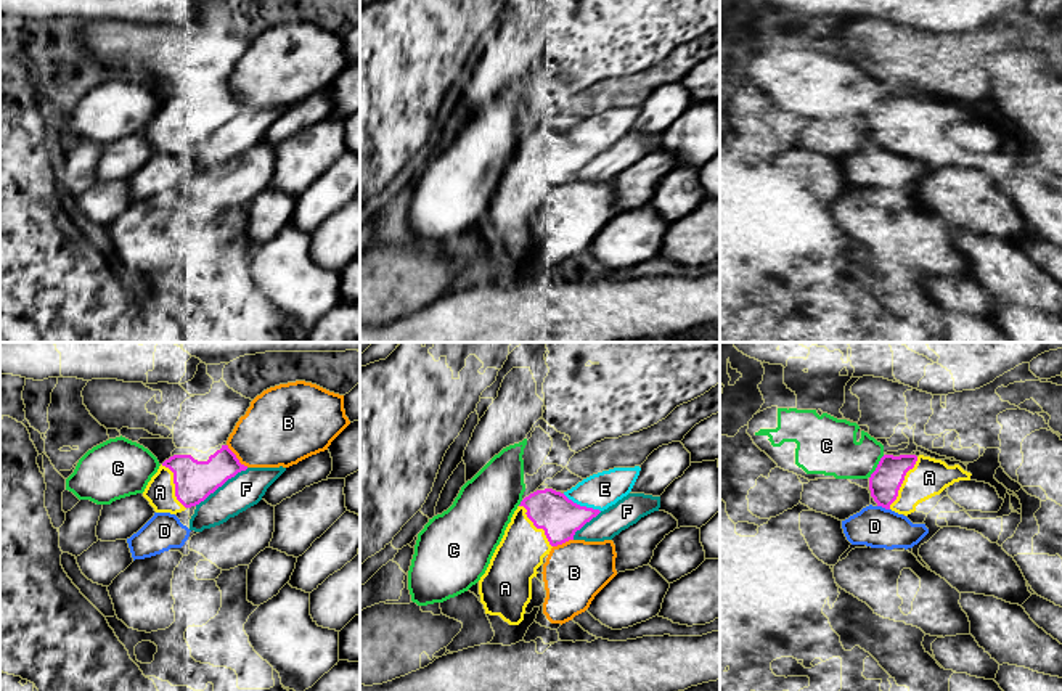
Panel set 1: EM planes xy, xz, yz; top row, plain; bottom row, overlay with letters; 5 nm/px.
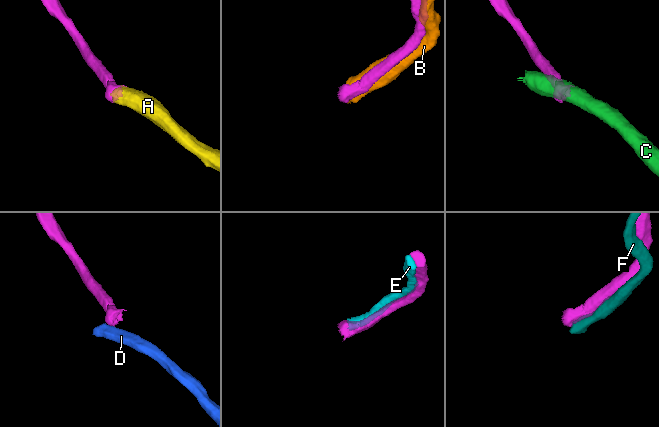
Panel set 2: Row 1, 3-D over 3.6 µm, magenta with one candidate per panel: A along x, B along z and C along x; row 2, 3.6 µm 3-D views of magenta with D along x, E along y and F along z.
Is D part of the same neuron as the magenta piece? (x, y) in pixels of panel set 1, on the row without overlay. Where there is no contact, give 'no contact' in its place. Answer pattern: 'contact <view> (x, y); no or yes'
contact yz (884, 147); no

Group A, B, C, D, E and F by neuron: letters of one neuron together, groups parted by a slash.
A B / C / D F / E

